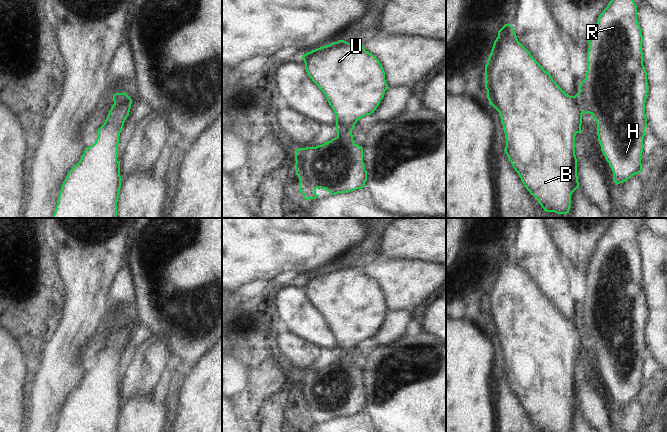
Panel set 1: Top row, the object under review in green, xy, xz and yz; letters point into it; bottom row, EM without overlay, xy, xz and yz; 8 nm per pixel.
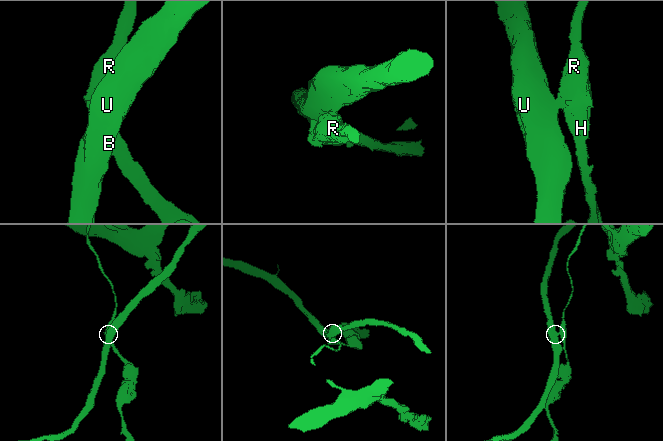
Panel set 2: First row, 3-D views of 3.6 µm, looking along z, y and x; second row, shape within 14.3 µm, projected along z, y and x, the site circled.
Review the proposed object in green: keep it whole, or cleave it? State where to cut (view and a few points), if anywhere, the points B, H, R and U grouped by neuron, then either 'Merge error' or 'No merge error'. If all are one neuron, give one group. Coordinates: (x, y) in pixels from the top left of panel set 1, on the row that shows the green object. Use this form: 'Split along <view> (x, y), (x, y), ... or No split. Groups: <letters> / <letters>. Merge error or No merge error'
Split along xy (124, 93), (122, 102), (117, 107), (114, 107). Groups: B U / H R. Merge error.

